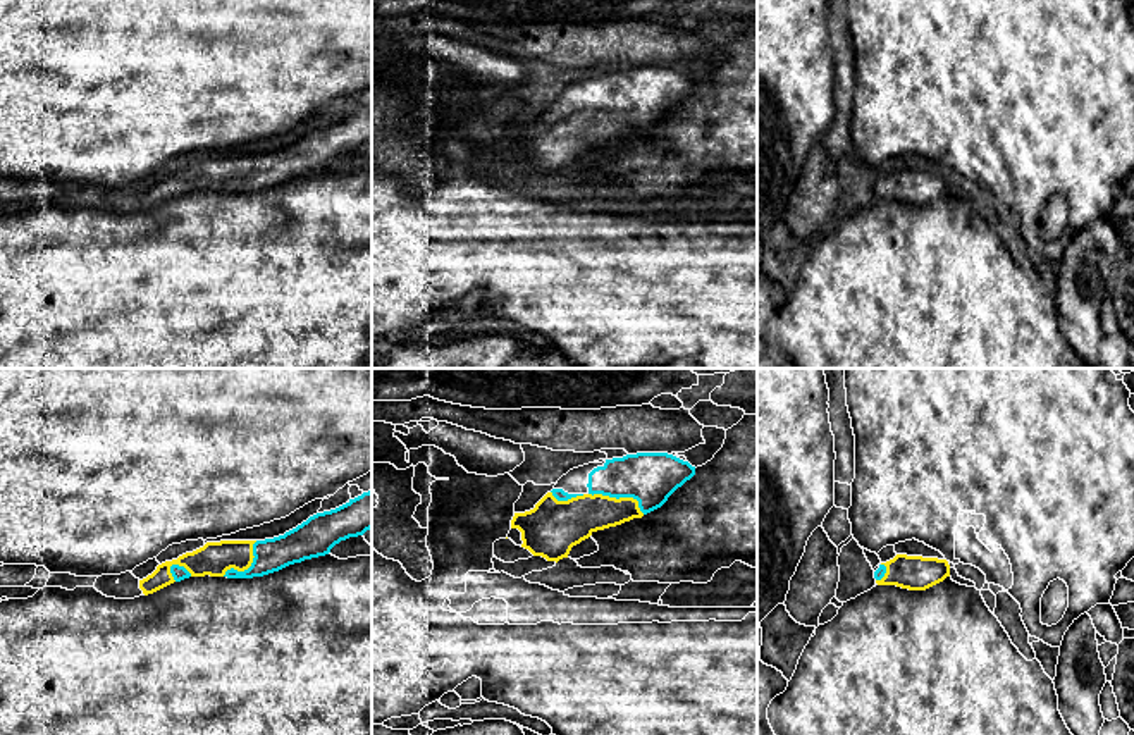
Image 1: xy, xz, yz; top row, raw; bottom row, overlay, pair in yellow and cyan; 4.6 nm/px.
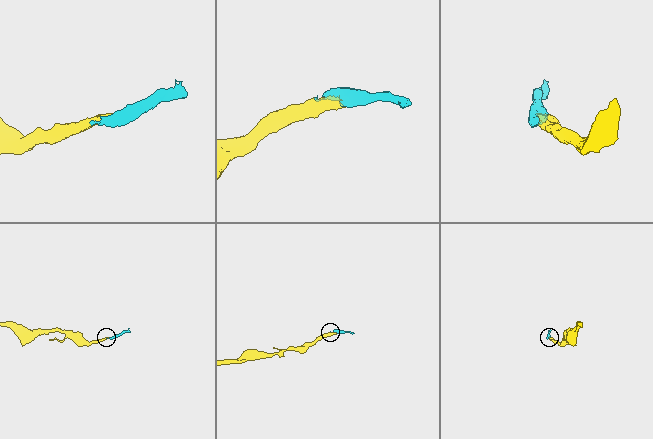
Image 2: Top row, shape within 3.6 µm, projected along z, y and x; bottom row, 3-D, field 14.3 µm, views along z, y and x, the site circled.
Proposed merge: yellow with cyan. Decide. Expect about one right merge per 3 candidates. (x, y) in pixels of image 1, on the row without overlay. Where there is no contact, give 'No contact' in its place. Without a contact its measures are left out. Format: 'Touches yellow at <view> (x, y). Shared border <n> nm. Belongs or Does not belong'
Touches yellow at xz (620, 112). Shared border 280 nm. Belongs

